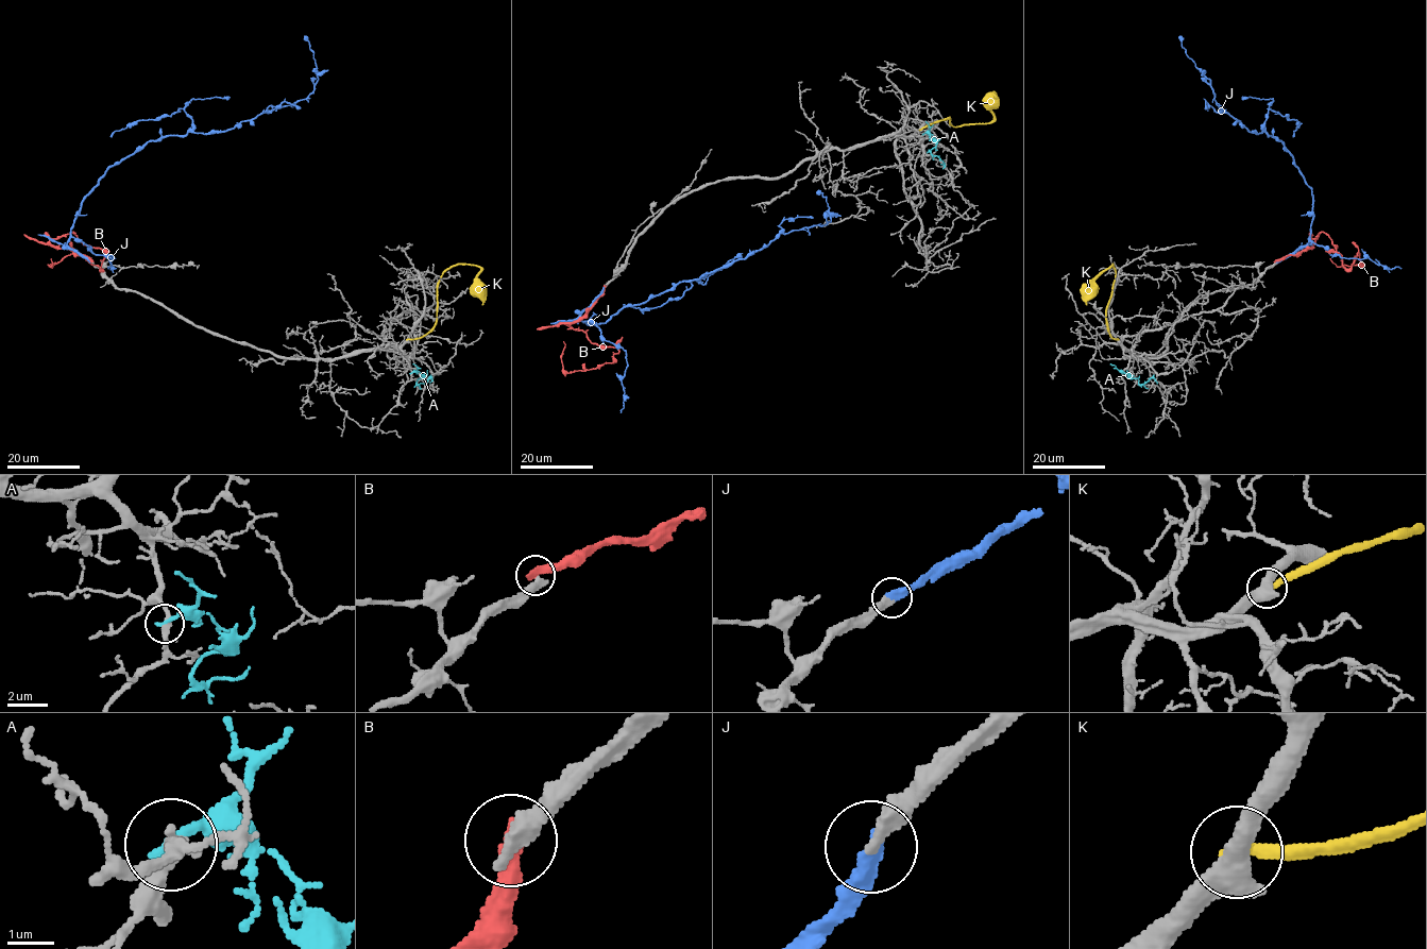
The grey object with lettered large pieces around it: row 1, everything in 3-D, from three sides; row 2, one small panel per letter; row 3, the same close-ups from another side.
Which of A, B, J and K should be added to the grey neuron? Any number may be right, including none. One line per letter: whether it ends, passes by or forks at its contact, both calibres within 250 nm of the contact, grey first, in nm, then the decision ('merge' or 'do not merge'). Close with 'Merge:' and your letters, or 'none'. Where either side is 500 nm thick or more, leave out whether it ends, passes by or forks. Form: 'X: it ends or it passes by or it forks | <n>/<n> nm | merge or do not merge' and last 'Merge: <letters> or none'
A: it ends | 240/220 nm | do not merge
B: it ends | 400/440 nm | do not merge
J: it ends | 340/420 nm | merge
K: it ends | 480/320 nm | do not merge
Merge: J

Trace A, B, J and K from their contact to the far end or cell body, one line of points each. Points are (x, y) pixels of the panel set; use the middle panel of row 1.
A: (923, 133), (929, 133), (934, 137), (936, 146), (929, 151), (943, 162), (943, 168)
B: (604, 286), (583, 315), (562, 322), (593, 343), (616, 346), (613, 360), (567, 373), (561, 359), (563, 341)
J: (602, 288), (581, 314), (587, 324), (744, 259), (780, 233), (825, 225), (827, 200), (816, 191)
K: (920, 129), (949, 117), (953, 126), (987, 123), (994, 119), (989, 106), (994, 106), (995, 97)

